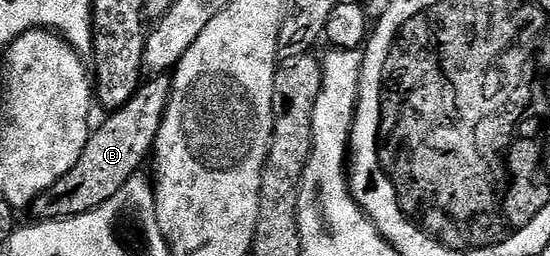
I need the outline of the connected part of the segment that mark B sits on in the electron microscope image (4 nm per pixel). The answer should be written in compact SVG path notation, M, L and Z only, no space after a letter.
M150 75L122 108L106 115L109 117L90 131L89 141L77 165L33 201L31 212L37 215L36 219L43 221L78 216L103 206L103 202L112 196L118 196L122 186L142 171L141 163L150 159L159 126L163 126L163 114L167 110L172 85L172 75Z

